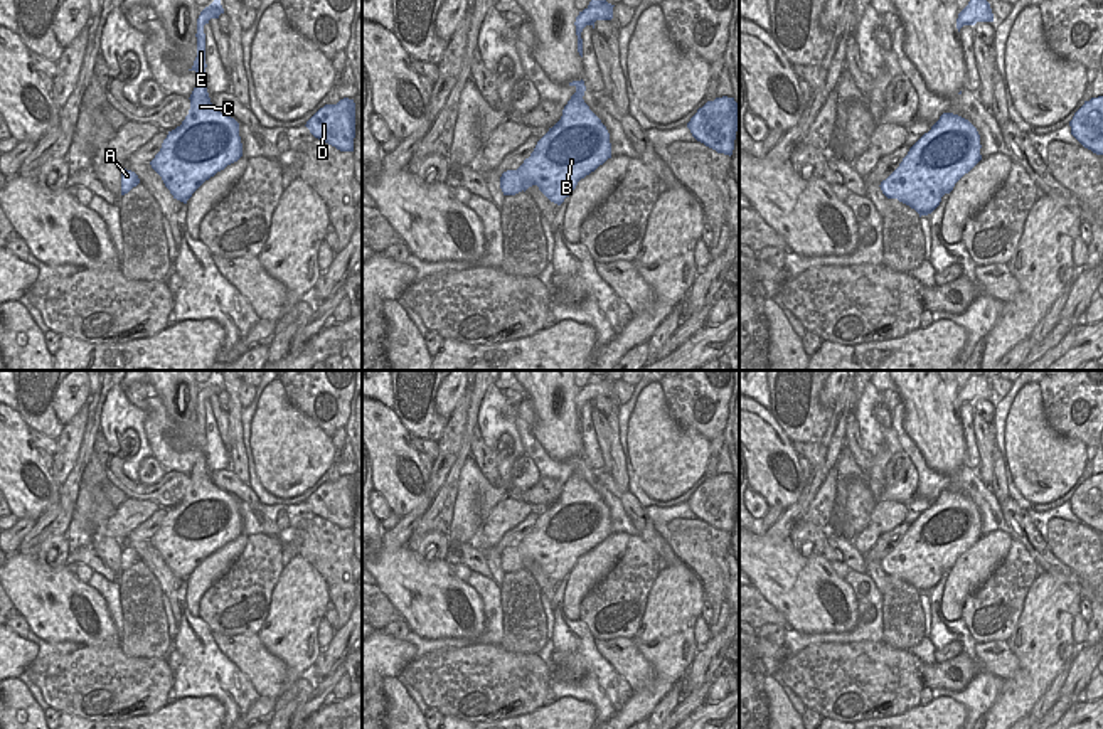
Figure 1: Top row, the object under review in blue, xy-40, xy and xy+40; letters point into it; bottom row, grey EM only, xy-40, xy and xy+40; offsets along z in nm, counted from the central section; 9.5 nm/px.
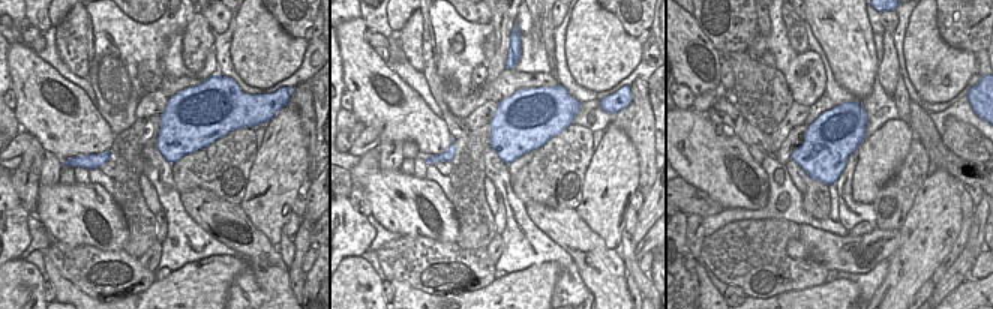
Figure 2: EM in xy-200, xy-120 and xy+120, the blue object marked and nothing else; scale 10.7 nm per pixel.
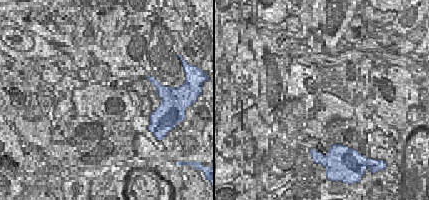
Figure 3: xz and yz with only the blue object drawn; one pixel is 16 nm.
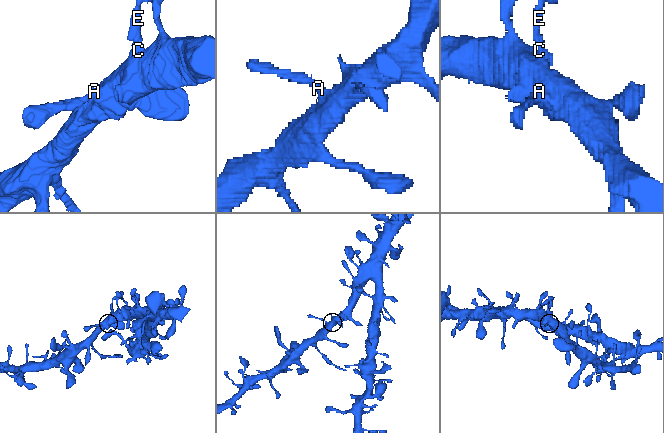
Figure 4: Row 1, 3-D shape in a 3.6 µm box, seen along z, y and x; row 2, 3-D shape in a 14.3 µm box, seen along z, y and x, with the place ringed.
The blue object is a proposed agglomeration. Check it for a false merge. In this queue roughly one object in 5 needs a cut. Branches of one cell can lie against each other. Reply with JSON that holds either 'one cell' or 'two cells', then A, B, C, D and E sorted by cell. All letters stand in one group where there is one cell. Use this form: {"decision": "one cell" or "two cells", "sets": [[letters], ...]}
{"decision": "one cell", "sets": [["A", "B", "C", "D", "E"]]}

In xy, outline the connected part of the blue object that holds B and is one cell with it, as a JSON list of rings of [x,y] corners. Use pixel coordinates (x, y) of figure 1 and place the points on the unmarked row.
[[[573,458],[569,463],[574,463],[576,470],[564,483],[561,497],[517,547],[502,551],[504,572],[537,562],[551,579],[561,583],[581,556],[611,535],[610,510],[583,476],[584,458]]]

